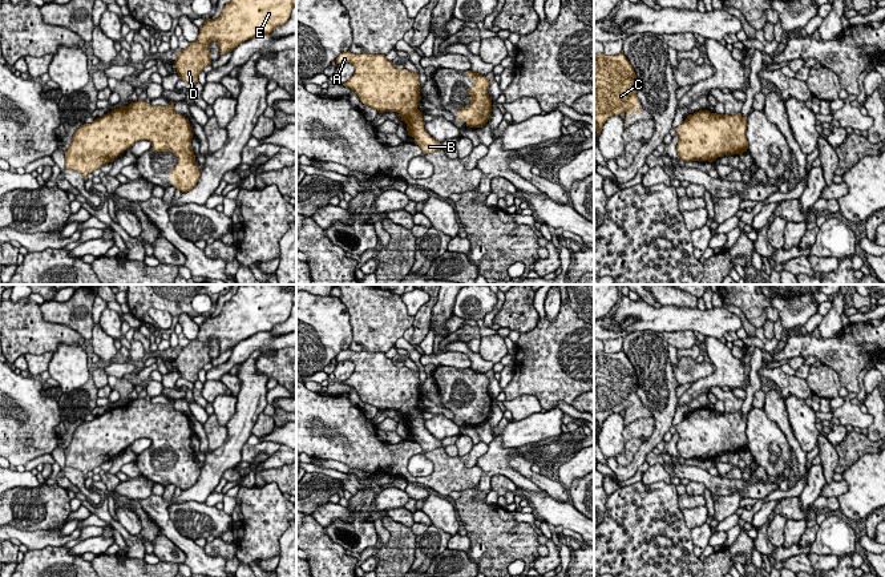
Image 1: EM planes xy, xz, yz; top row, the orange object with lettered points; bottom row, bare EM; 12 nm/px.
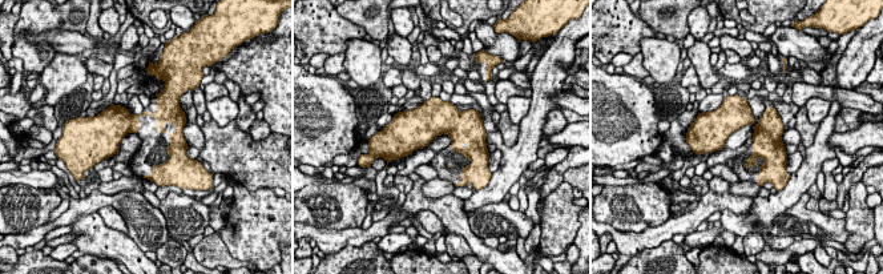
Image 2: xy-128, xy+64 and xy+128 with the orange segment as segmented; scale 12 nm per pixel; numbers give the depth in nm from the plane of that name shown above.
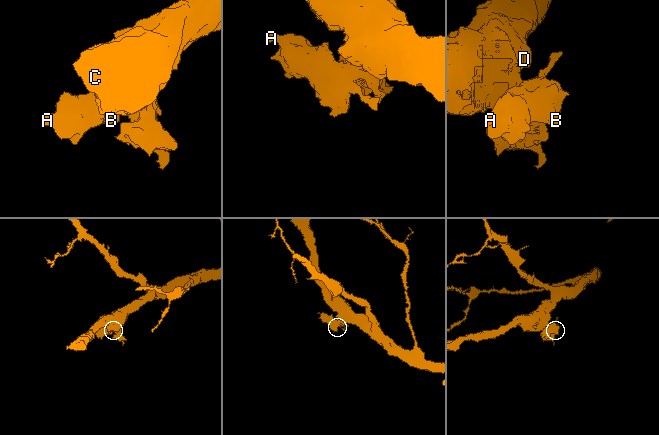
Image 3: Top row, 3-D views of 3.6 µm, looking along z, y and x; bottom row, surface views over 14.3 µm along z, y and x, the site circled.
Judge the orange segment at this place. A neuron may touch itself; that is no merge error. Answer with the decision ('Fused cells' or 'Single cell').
Single cell

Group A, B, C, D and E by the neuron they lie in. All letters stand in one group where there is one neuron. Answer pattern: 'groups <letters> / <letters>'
groups A B C D E

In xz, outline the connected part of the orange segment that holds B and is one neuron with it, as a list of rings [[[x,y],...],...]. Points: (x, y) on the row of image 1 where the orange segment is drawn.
[[[348,51],[336,58],[336,64],[343,62],[355,66],[353,76],[343,85],[355,90],[364,106],[379,113],[396,112],[423,153],[441,149],[441,144],[425,132],[423,113],[417,109],[421,100],[420,74],[396,69],[385,55],[353,55]]]

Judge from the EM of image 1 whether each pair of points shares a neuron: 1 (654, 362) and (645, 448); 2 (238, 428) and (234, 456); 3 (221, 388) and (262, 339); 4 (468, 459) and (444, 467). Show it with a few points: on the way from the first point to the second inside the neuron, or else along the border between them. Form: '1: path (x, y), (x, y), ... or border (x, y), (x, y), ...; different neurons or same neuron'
1: path (657, 383), (661, 398), (661, 427); same neuron
2: path (237, 435), (234, 450); same neuron
3: border (207, 379), (219, 380); different neurons
4: border (460, 456), (467, 465), (475, 465); different neurons

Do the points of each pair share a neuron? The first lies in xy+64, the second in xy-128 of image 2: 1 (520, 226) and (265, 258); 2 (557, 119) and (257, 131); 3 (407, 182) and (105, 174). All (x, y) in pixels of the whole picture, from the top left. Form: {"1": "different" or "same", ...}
{"1": "different", "2": "same", "3": "same"}

